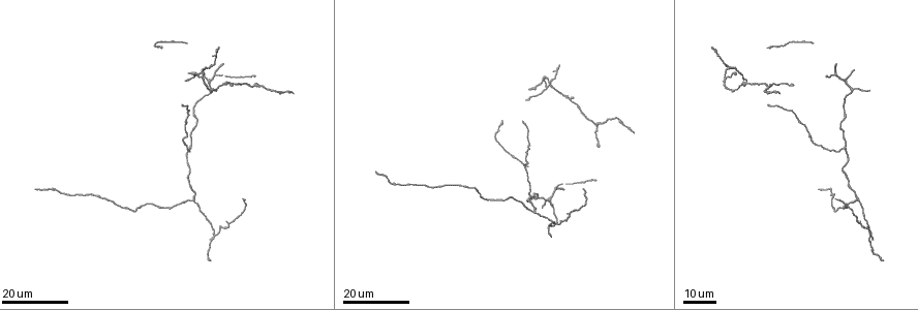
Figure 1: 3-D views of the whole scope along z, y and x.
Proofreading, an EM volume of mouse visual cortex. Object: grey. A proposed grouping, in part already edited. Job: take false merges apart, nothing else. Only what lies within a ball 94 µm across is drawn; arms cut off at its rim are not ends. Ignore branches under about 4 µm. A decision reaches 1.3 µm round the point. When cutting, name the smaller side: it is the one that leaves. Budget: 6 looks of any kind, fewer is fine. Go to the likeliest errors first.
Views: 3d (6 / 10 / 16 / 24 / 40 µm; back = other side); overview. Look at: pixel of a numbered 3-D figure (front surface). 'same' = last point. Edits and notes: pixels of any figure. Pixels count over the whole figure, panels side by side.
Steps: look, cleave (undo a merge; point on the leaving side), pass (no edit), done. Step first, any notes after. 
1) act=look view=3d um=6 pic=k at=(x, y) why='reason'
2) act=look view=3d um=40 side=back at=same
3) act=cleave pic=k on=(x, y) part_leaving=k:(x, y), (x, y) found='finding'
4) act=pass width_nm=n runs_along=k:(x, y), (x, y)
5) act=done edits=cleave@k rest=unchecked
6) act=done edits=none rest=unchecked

act=look view=3d um=16 pic=1 at=(217, 234) why='four or more arms meet'

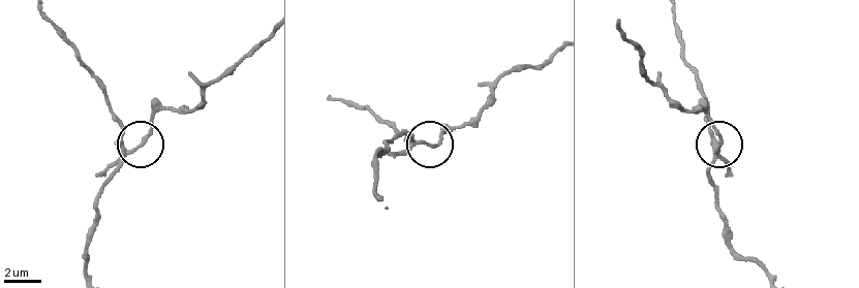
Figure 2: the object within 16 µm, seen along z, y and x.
act=look view=3d um=6 pic=2 at=(131, 150) why='zoom in'

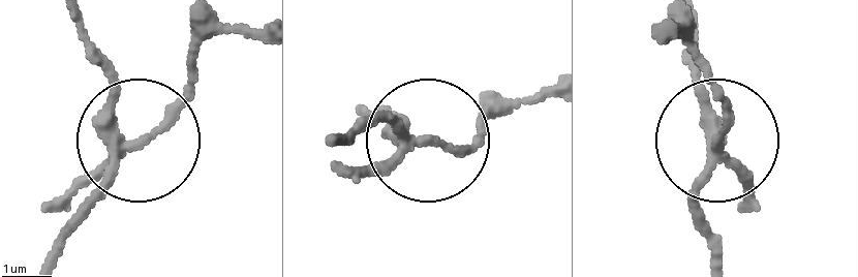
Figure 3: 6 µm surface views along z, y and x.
act=cleave pic=3 on=(179, 99) part_leaving=3:(130, 146), (151, 133), (201, 47), (262, 34) found='two neurons meet here'

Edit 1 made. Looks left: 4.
act=look view=3d um=16 pic=1 at=(846, 150)

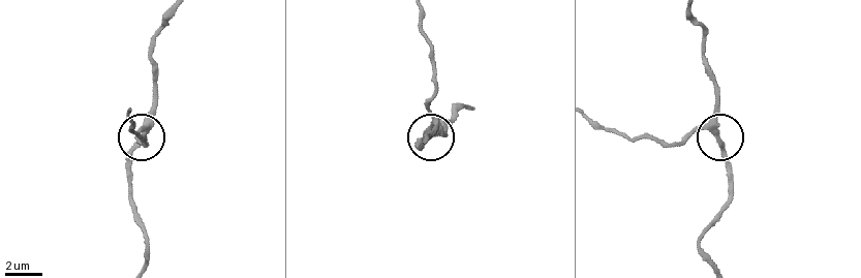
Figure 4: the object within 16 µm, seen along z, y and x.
act=look view=3d um=10 pic=4 at=(715, 128)

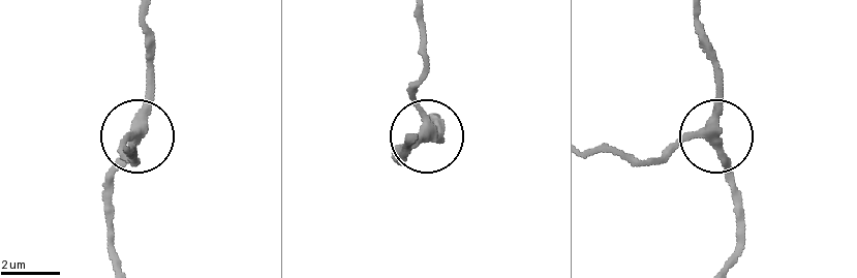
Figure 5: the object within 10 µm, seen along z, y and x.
act=pass width_nm=290 found='one neuron here'

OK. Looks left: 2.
act=done edits=cleave@3 rest=unchecked

